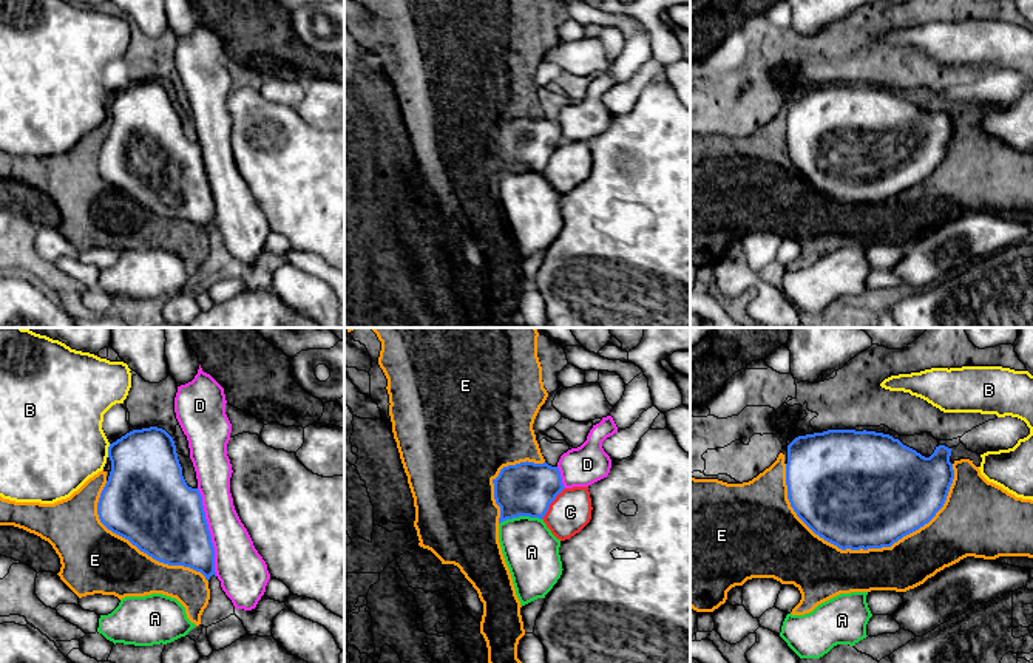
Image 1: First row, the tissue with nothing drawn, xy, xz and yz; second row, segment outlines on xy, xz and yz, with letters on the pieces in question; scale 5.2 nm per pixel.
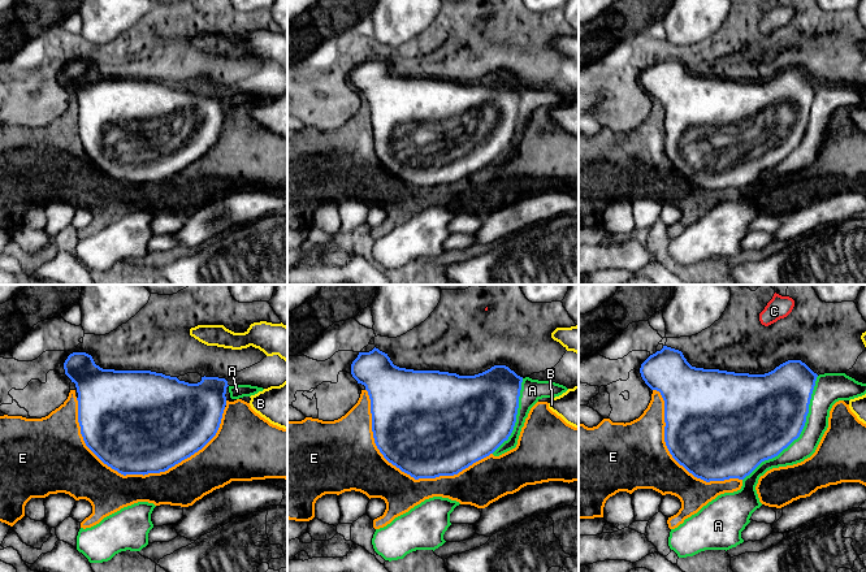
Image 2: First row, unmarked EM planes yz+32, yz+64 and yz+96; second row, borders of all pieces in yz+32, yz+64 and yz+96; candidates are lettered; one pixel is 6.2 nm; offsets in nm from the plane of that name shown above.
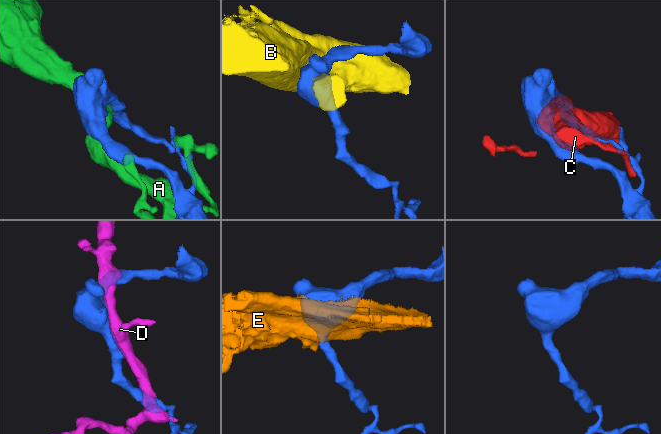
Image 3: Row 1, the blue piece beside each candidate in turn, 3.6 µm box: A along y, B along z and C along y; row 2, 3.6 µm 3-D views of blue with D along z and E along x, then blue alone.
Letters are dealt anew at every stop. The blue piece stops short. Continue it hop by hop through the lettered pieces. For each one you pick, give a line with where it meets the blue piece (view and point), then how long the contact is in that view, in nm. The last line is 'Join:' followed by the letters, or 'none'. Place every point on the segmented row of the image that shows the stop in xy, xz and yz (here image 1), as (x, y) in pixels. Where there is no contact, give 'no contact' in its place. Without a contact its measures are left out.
Join: none

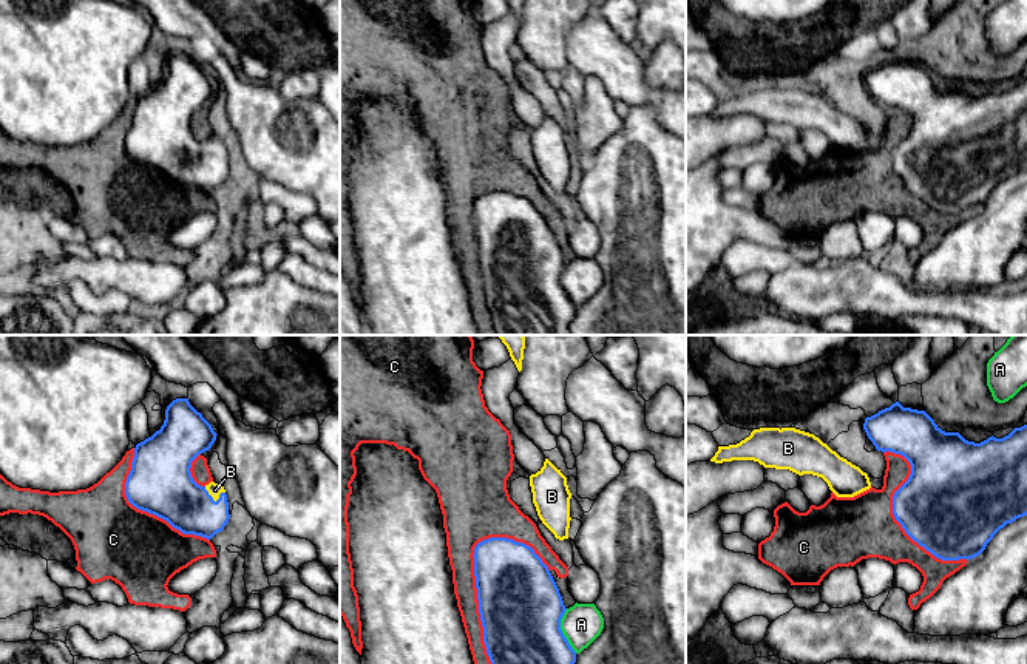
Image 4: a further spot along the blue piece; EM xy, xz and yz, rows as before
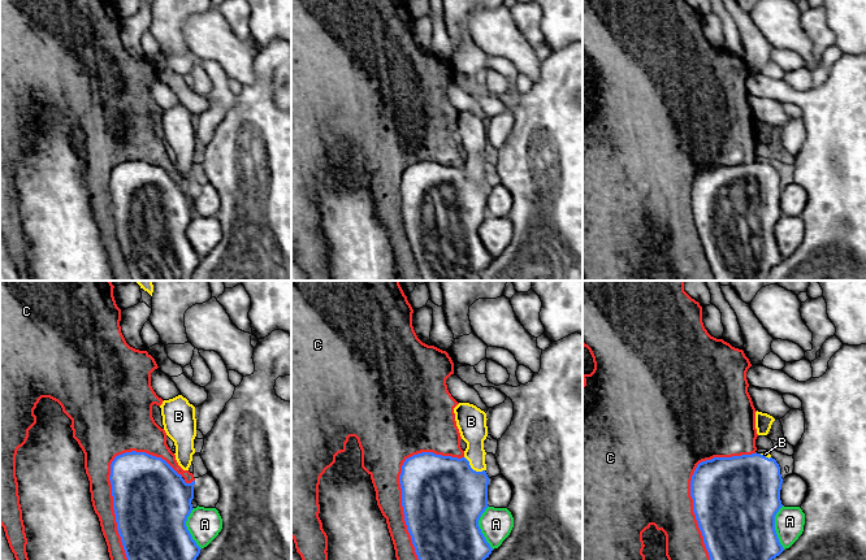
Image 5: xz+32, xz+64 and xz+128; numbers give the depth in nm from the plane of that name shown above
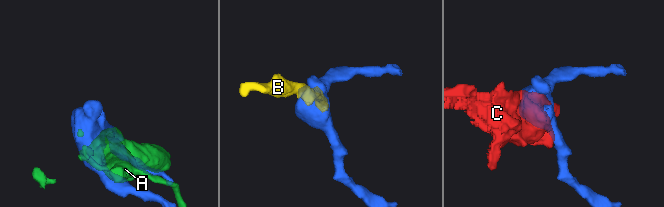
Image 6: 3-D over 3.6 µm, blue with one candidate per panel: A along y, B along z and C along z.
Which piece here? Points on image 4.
B: meets blue in xy at (212, 499); contact 120 nm long
Join: B

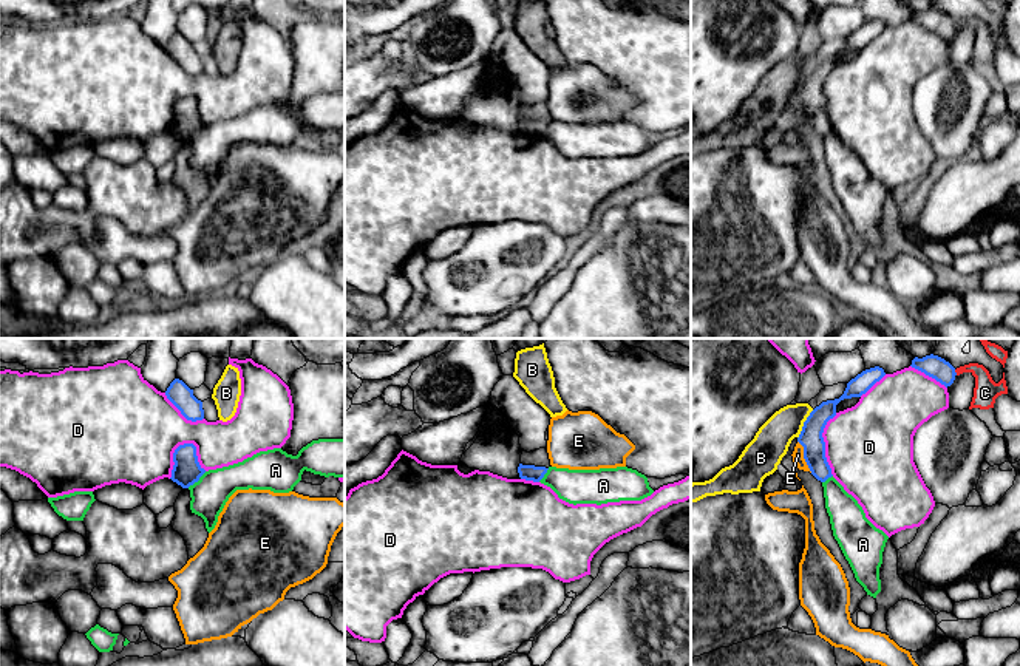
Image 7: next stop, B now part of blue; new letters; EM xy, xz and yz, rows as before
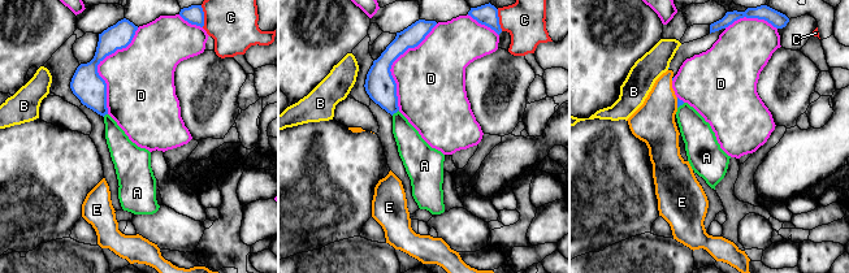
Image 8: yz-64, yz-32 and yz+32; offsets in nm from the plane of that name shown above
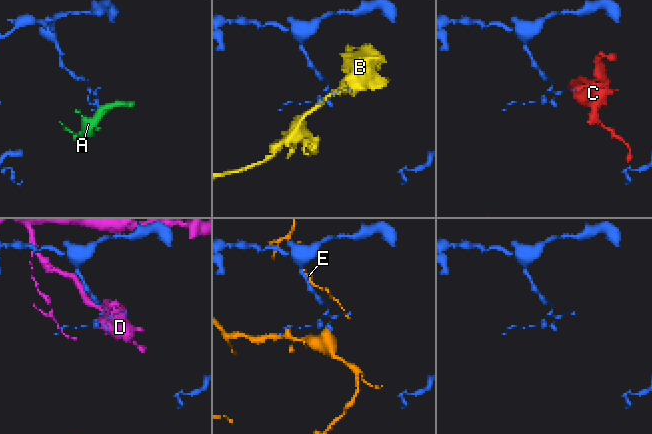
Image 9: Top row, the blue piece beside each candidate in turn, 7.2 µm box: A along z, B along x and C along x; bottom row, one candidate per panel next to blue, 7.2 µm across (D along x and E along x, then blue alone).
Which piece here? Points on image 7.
Join: none

